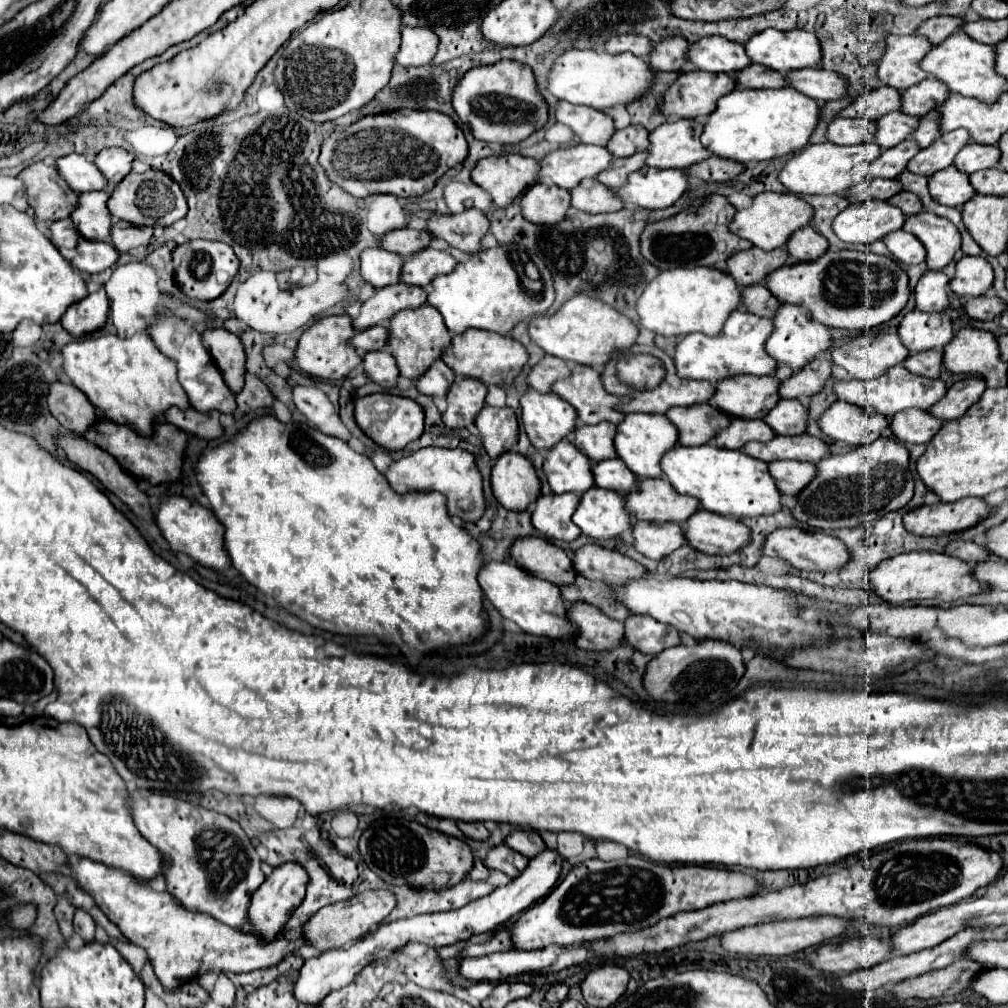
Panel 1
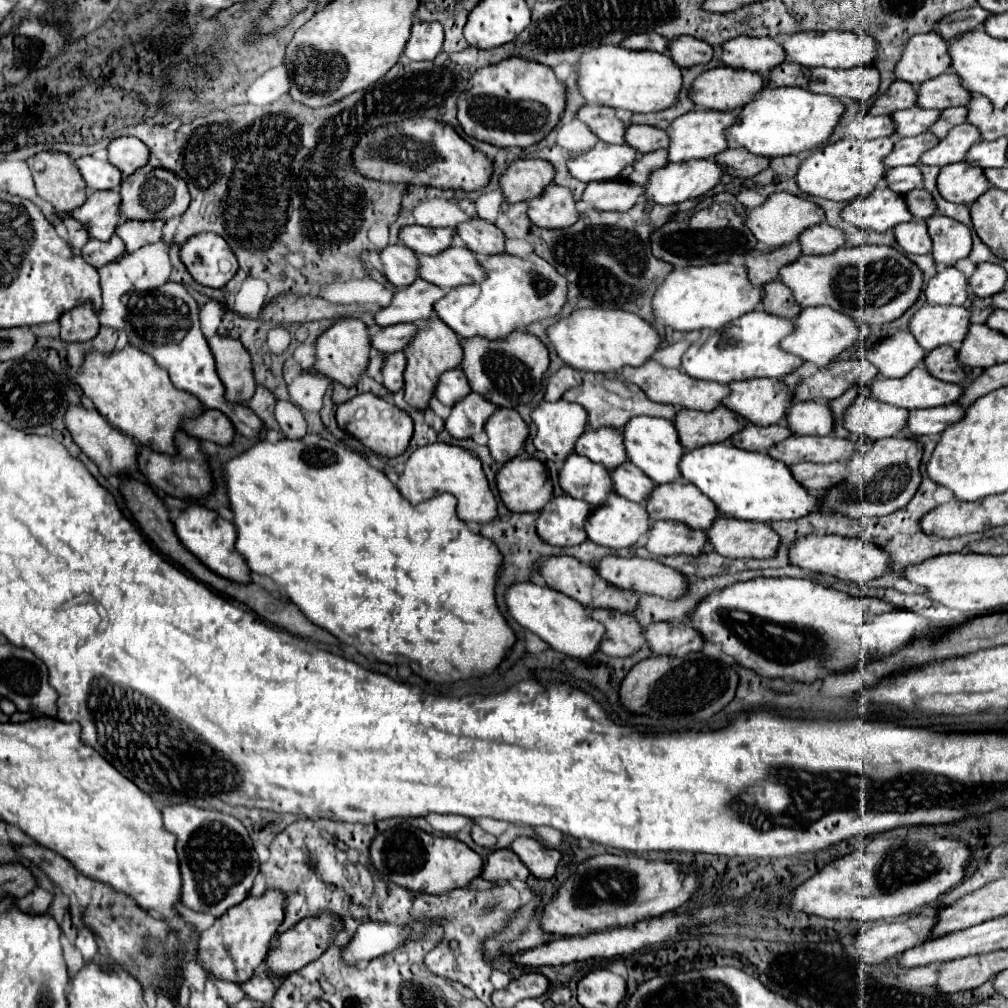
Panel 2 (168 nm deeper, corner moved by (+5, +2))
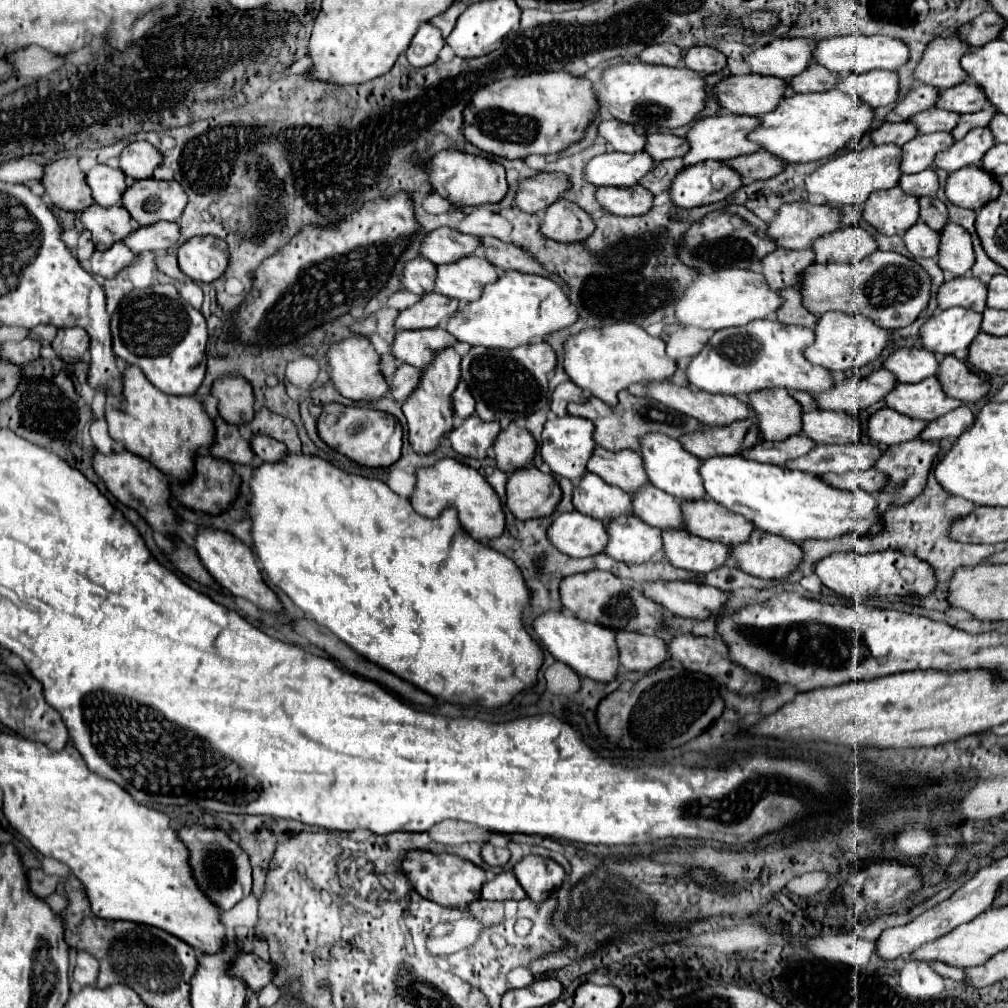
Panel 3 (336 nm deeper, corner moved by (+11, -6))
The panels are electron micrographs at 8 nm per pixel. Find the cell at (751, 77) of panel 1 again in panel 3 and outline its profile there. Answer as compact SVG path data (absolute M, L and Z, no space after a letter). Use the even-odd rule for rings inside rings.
M812 62L804 72L798 76L792 76L788 80L788 86L792 92L826 92L832 90L838 82L838 76L834 72L828 72L820 64Z

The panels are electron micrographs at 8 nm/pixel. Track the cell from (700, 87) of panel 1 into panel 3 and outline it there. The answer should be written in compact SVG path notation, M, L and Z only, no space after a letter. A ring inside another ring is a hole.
M758 74L728 76L714 88L720 110L746 116L762 116L772 112L786 92L786 80Z

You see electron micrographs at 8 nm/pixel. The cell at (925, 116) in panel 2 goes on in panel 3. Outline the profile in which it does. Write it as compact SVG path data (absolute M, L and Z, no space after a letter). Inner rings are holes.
M930 108L930 110L914 114L908 122L912 122L916 126L918 134L950 132L958 122L958 114L948 112L948 110L940 110L940 108Z

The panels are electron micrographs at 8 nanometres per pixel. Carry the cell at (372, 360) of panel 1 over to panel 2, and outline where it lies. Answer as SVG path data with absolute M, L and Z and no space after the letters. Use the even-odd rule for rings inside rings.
M394 352L386 358L386 364L382 368L382 376L384 376L384 386L390 392L398 392L404 388L404 368L406 368L406 354L404 352Z

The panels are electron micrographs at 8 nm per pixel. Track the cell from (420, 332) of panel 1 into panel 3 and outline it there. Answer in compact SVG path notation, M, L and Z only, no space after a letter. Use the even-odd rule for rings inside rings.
M452 346L442 348L434 354L432 362L426 364L416 390L402 404L402 412L408 420L408 440L418 454L434 452L434 448L438 446L438 440L442 436L446 436L446 432L452 430L454 414L452 414L450 394L454 392L458 382L460 382L460 356L456 354L456 350Z

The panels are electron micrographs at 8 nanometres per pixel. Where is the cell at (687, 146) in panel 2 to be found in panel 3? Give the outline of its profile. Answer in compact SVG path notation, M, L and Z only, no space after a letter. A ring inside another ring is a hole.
M716 114L716 116L708 116L698 120L690 130L688 130L688 146L690 150L684 154L682 162L684 166L692 166L698 162L706 162L706 160L730 160L742 154L752 154L758 150L758 144L750 142L746 138L748 132L752 132L752 128L758 126L758 118L754 116L736 116L736 114Z

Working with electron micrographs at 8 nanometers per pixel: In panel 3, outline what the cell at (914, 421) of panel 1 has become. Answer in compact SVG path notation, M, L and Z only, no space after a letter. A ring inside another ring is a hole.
M960 406L952 412L948 412L946 416L940 416L938 420L928 422L918 438L926 440L926 442L938 442L942 438L958 438L972 424L974 424L972 410L968 406Z

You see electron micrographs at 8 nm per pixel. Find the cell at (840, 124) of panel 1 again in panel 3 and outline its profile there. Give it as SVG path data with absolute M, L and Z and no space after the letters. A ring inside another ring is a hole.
M884 122L880 128L870 132L870 140L872 144L896 144L896 146L904 146L908 140L912 140L916 136L916 126L910 122Z

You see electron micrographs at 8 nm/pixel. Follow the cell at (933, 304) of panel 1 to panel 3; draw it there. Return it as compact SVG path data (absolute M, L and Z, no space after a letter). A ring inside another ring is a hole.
M960 276L960 278L946 280L936 294L936 302L940 310L962 306L974 312L982 312L986 308L986 284L982 284L974 276L968 278Z

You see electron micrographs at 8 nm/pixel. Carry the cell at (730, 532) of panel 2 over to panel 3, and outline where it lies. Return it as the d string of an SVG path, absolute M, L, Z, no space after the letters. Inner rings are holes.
M756 528L746 542L730 546L730 558L746 574L786 578L802 562L802 550L792 540Z

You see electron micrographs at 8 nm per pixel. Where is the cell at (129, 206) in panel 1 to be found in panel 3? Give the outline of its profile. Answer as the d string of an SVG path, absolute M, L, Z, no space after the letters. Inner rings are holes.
M146 178L146 180L134 180L124 196L122 196L122 206L130 212L130 216L140 224L140 226L150 226L150 224L156 224L160 220L166 220L166 222L174 222L186 208L186 194L182 190L182 186L178 186L174 180L170 182L164 182L164 180L154 180L154 178Z

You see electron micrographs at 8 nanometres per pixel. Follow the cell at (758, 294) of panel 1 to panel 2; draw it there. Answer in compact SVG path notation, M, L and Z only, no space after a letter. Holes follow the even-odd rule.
M774 280L772 284L764 286L762 306L764 306L766 312L788 318L788 320L794 320L802 310L802 306L796 304L790 288L784 286L780 280Z

